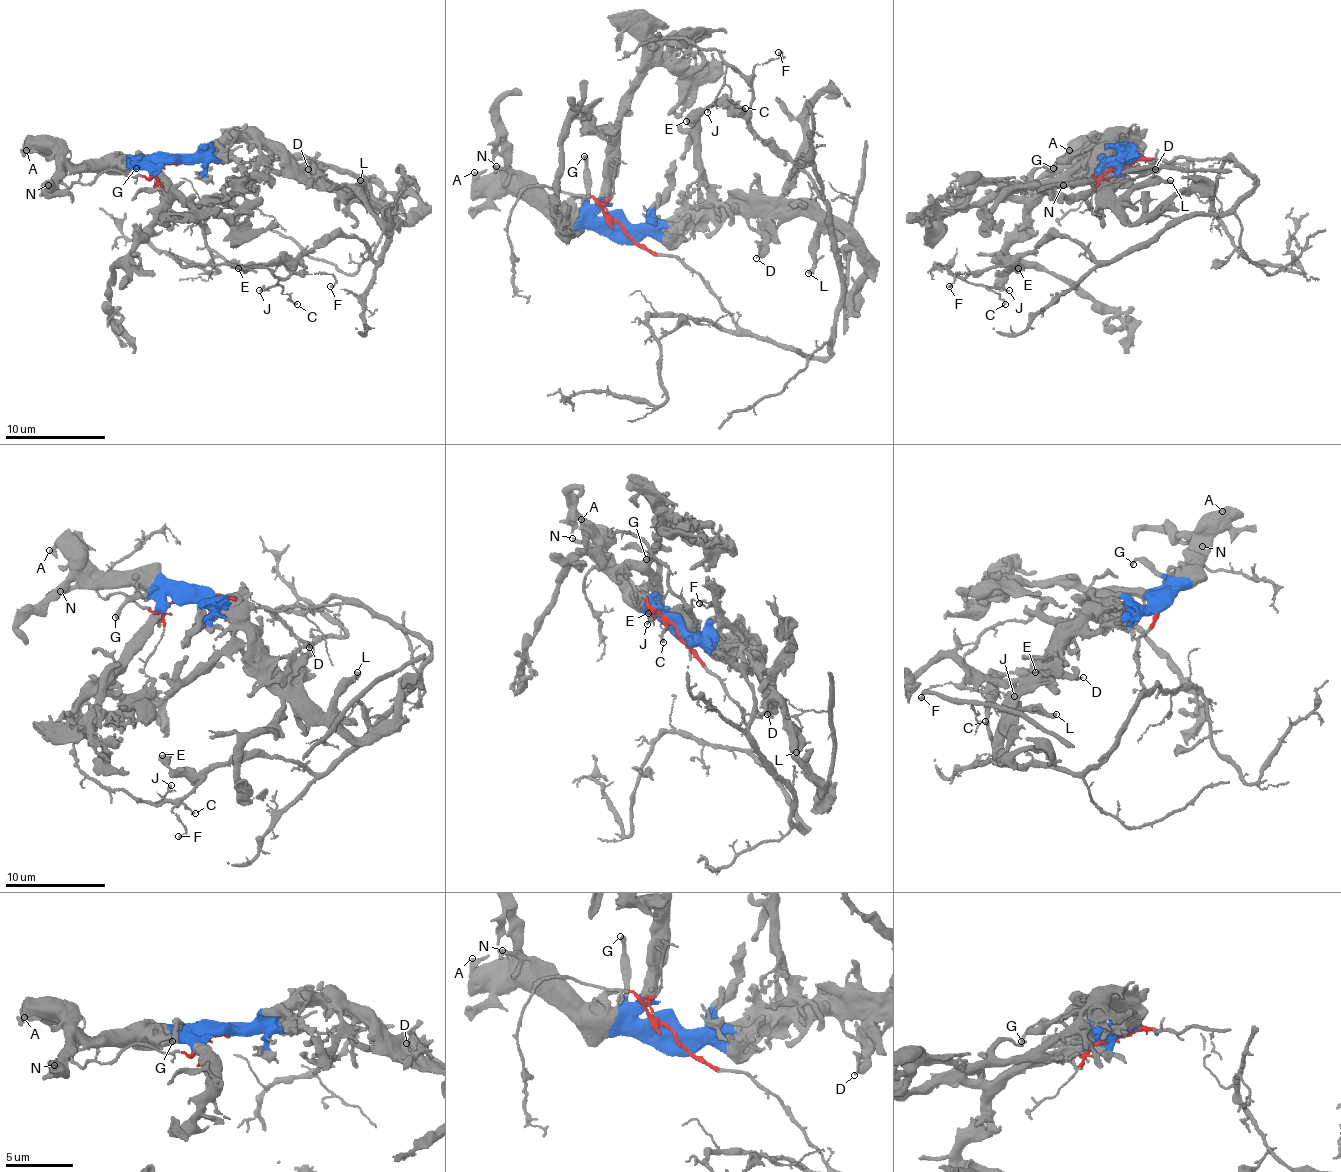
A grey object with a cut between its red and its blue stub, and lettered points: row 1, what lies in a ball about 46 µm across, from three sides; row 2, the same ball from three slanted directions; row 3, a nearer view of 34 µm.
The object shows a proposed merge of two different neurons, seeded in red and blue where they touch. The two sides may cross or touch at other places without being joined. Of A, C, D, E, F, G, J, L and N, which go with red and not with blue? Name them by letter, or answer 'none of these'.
C, E, F, J

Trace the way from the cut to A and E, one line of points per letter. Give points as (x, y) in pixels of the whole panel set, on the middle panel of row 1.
A: (620, 226), (555, 226), (523, 199), (488, 186), (473, 171)
E: (620, 226), (690, 266), (753, 334), (830, 354), (840, 256), (828, 204), (743, 119), (720, 106), (685, 121)

